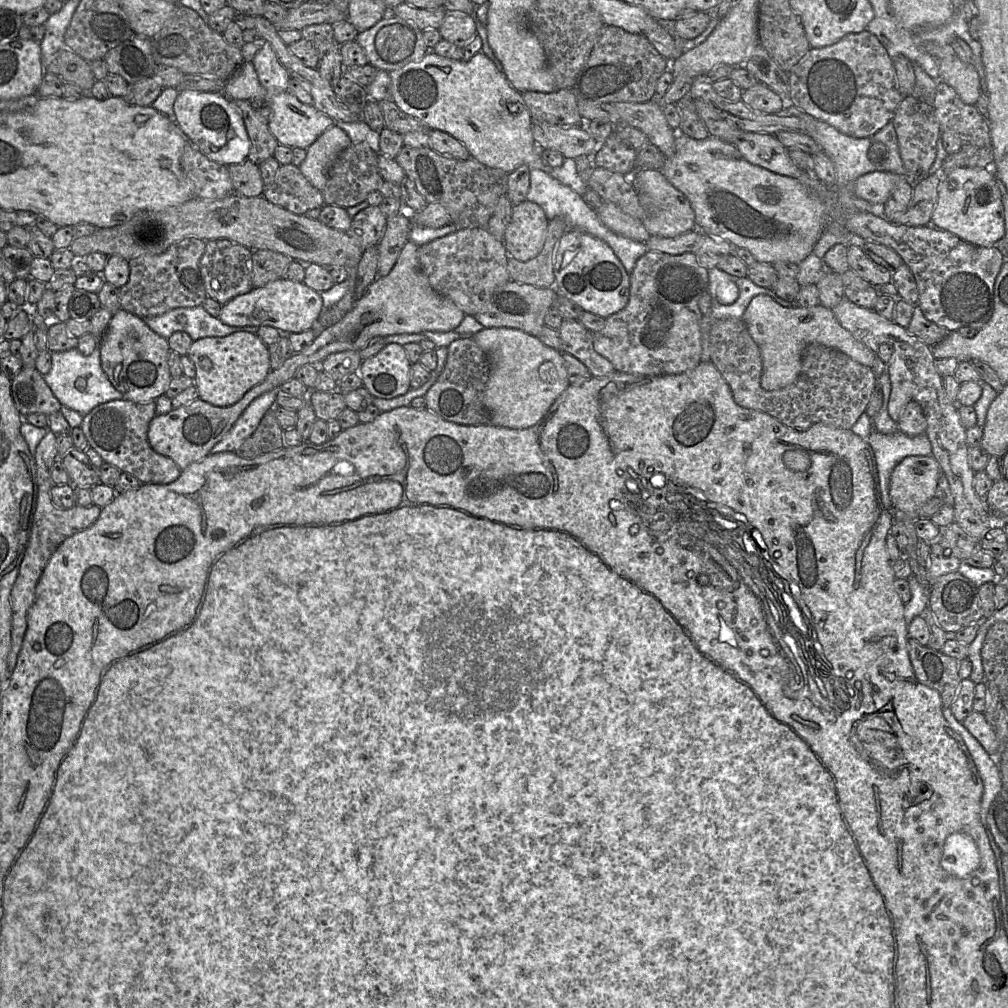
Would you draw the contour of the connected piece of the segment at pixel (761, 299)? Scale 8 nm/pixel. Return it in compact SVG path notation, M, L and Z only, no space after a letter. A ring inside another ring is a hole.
M757 295L747 306L742 320L760 349L763 367L760 385L767 391L781 389L797 379L801 370L802 353L811 343L837 349L869 368L875 360L876 353L843 328L831 309L821 304L812 307L783 307L768 295Z

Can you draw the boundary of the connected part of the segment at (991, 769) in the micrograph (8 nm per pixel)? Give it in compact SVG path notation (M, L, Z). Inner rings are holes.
M950 708L942 709L943 716L950 727L958 733L975 764L983 784L983 795L981 799L980 820L986 832L989 844L993 850L995 859L1001 859L1002 852L994 840L987 823L987 814L994 799L1002 792L1002 782L999 773L998 763L995 757L990 756L981 744L969 733L969 731L958 722L952 714Z

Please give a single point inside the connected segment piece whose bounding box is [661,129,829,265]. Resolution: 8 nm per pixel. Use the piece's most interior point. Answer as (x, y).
(776, 218)

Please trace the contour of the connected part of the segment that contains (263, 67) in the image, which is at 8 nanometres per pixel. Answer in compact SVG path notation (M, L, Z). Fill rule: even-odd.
M268 41L264 43L251 62L254 65L261 85L268 91L268 98L278 93L287 91L291 76L278 59L275 51Z

